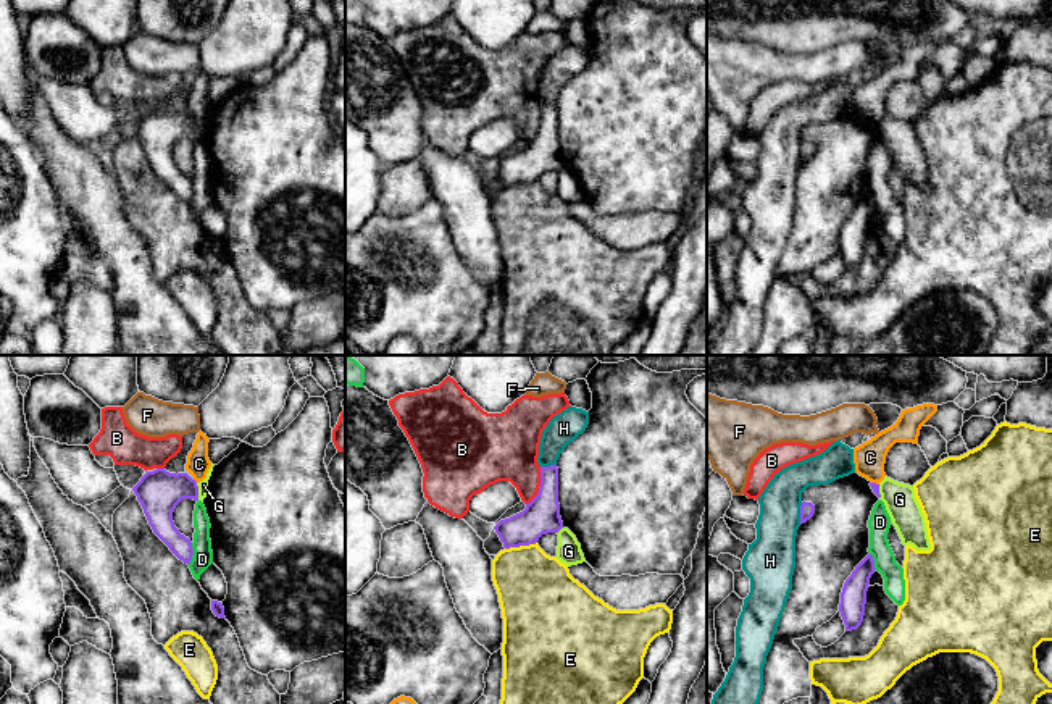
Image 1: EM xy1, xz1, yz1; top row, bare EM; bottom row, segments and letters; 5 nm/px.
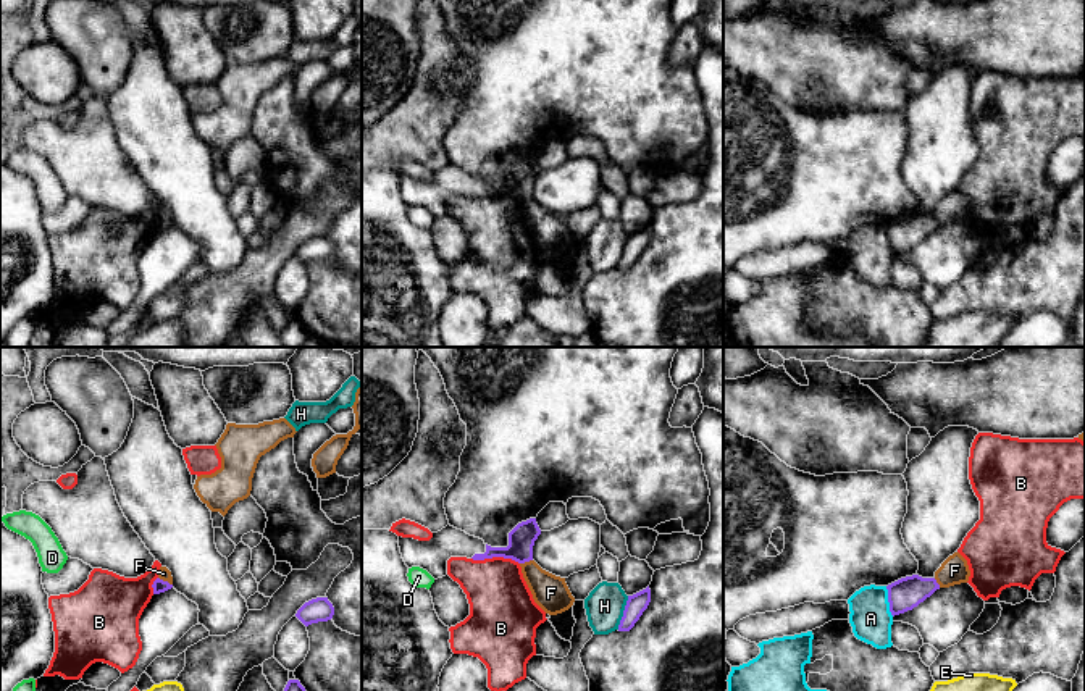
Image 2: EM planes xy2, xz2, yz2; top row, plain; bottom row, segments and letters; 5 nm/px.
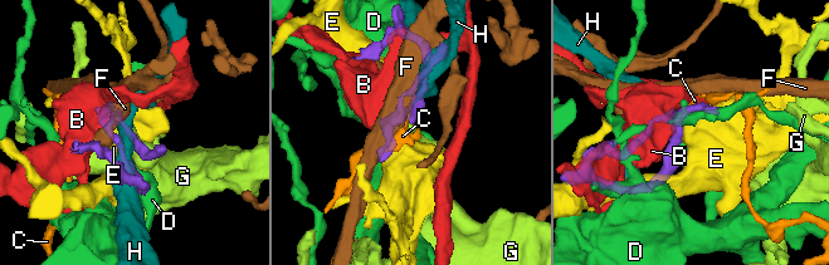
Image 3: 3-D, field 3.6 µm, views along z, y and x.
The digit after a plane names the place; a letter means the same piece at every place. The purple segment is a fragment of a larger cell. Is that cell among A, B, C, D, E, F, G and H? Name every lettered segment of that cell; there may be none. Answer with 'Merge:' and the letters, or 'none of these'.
Merge: none of these

